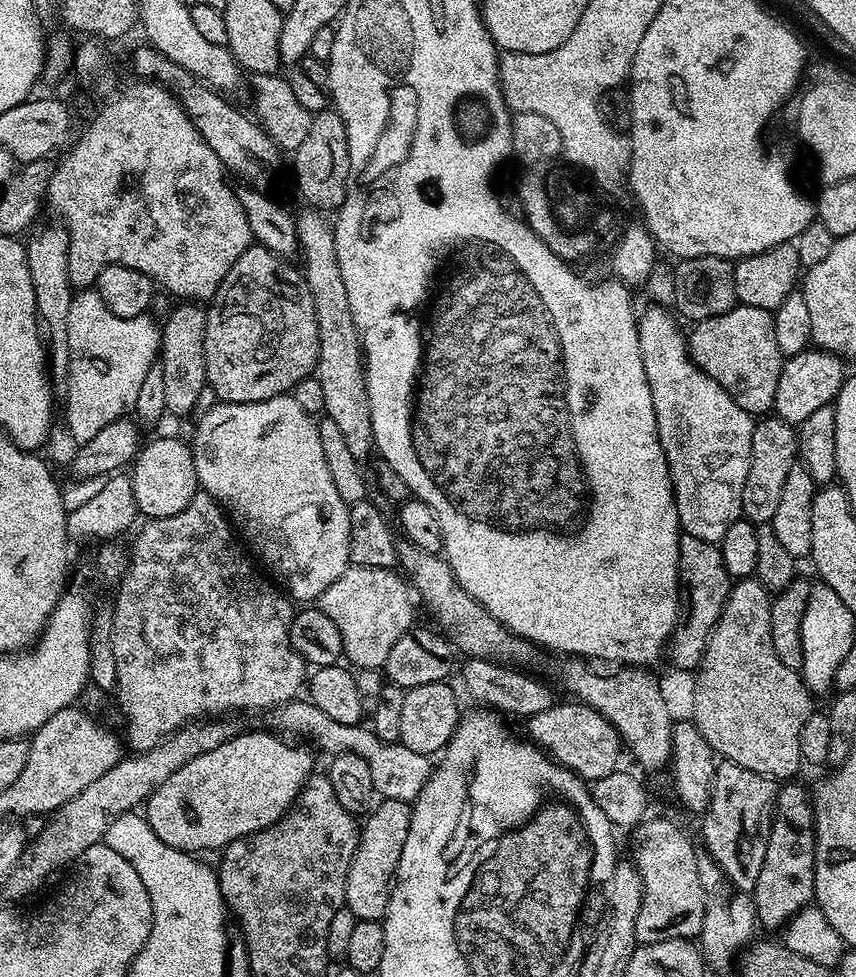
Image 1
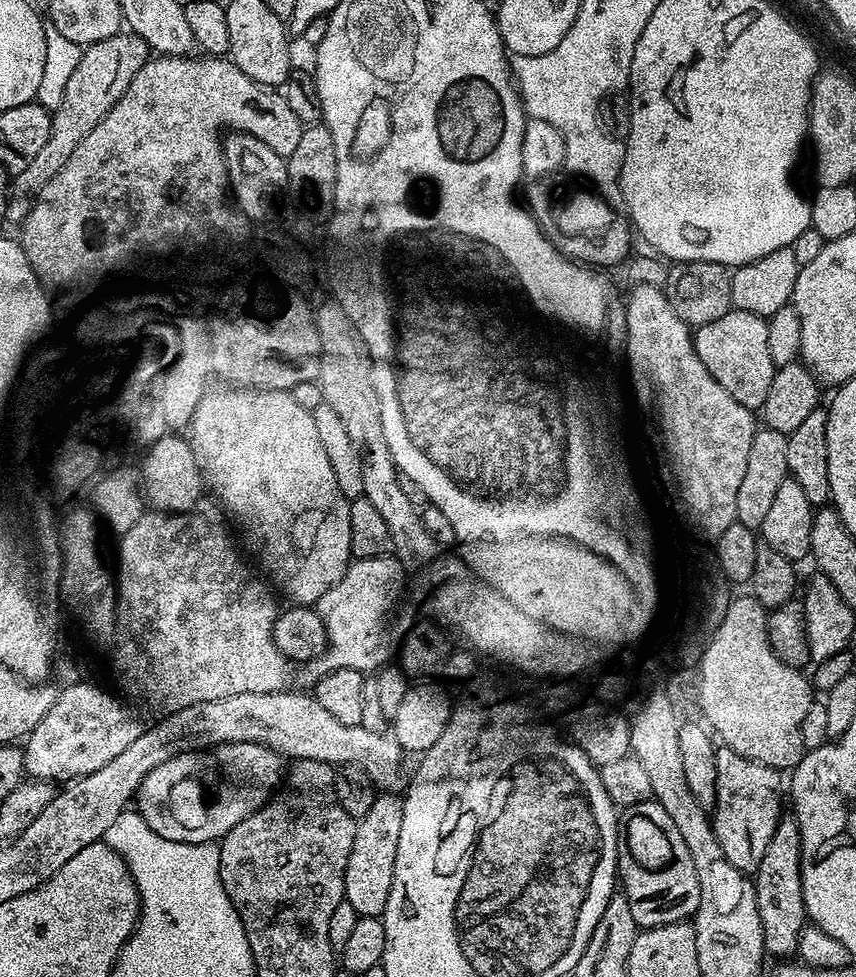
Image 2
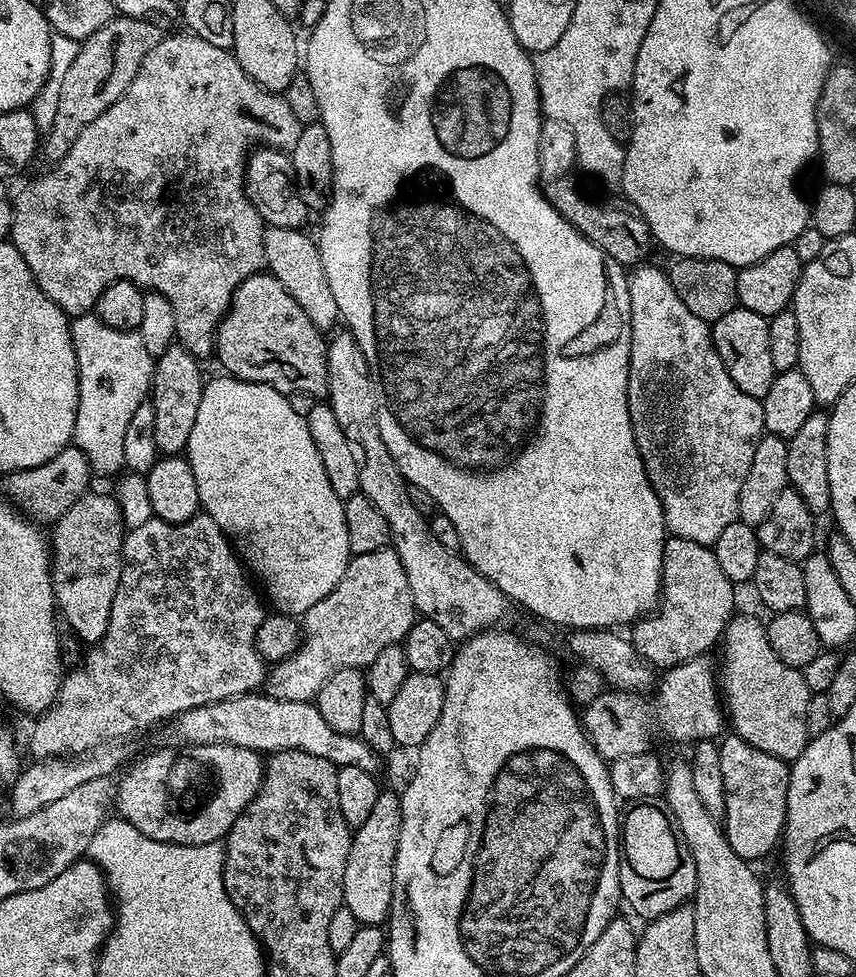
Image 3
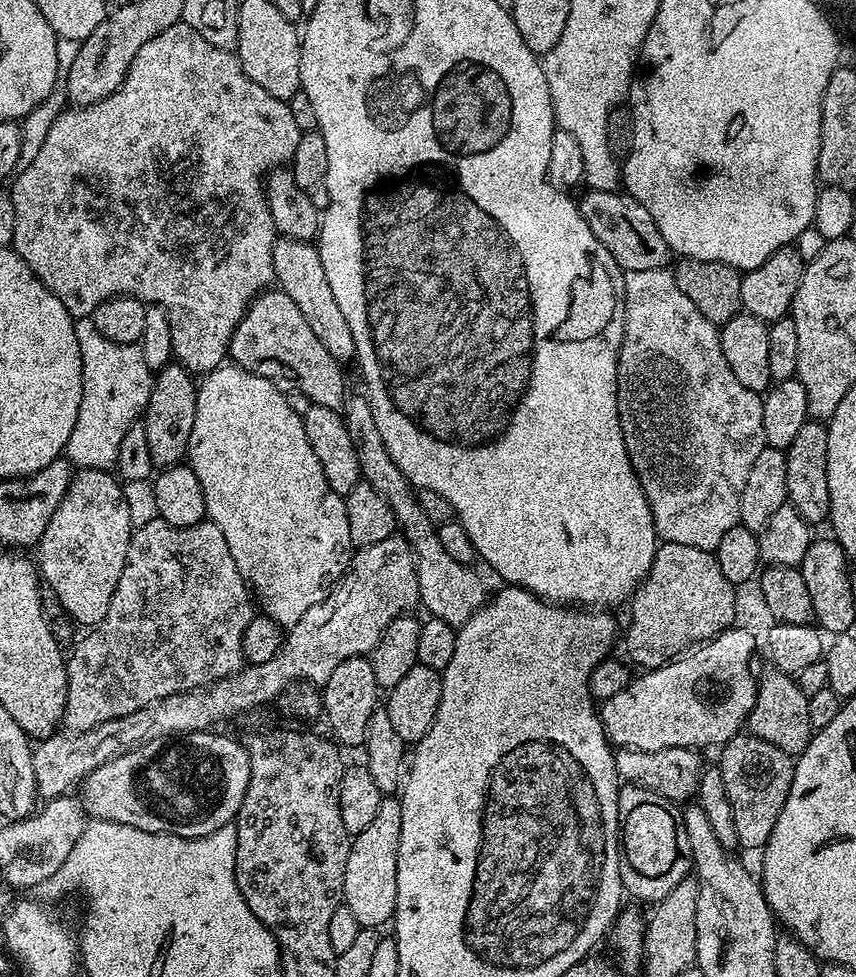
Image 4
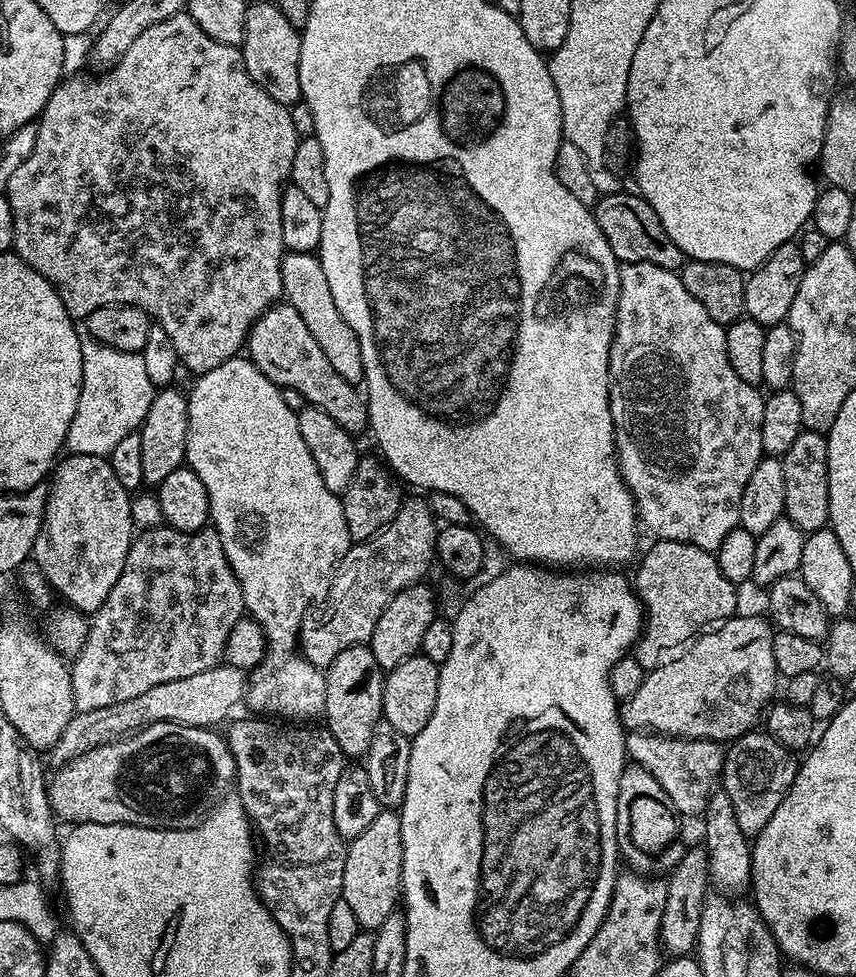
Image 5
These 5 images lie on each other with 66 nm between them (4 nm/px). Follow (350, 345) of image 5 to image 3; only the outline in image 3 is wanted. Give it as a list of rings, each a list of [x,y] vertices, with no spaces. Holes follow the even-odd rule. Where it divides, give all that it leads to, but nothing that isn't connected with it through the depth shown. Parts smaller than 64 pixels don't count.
[[[269,228],[264,229],[264,263],[267,271],[284,289],[302,306],[306,318],[314,322],[321,330],[332,330],[340,320],[338,301],[330,291],[330,282],[326,282],[326,270],[322,270],[322,254],[320,245],[315,239],[307,236],[307,231],[299,228]]]

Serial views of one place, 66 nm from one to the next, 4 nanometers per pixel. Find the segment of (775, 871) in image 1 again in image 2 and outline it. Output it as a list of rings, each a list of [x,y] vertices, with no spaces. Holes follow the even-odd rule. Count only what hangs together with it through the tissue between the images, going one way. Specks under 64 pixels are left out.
[[[781,818],[776,824],[774,838],[770,838],[770,846],[766,846],[766,854],[754,873],[758,918],[762,918],[764,951],[769,957],[795,957],[800,950],[802,930],[809,923],[802,894],[801,846],[800,827],[796,819]]]

